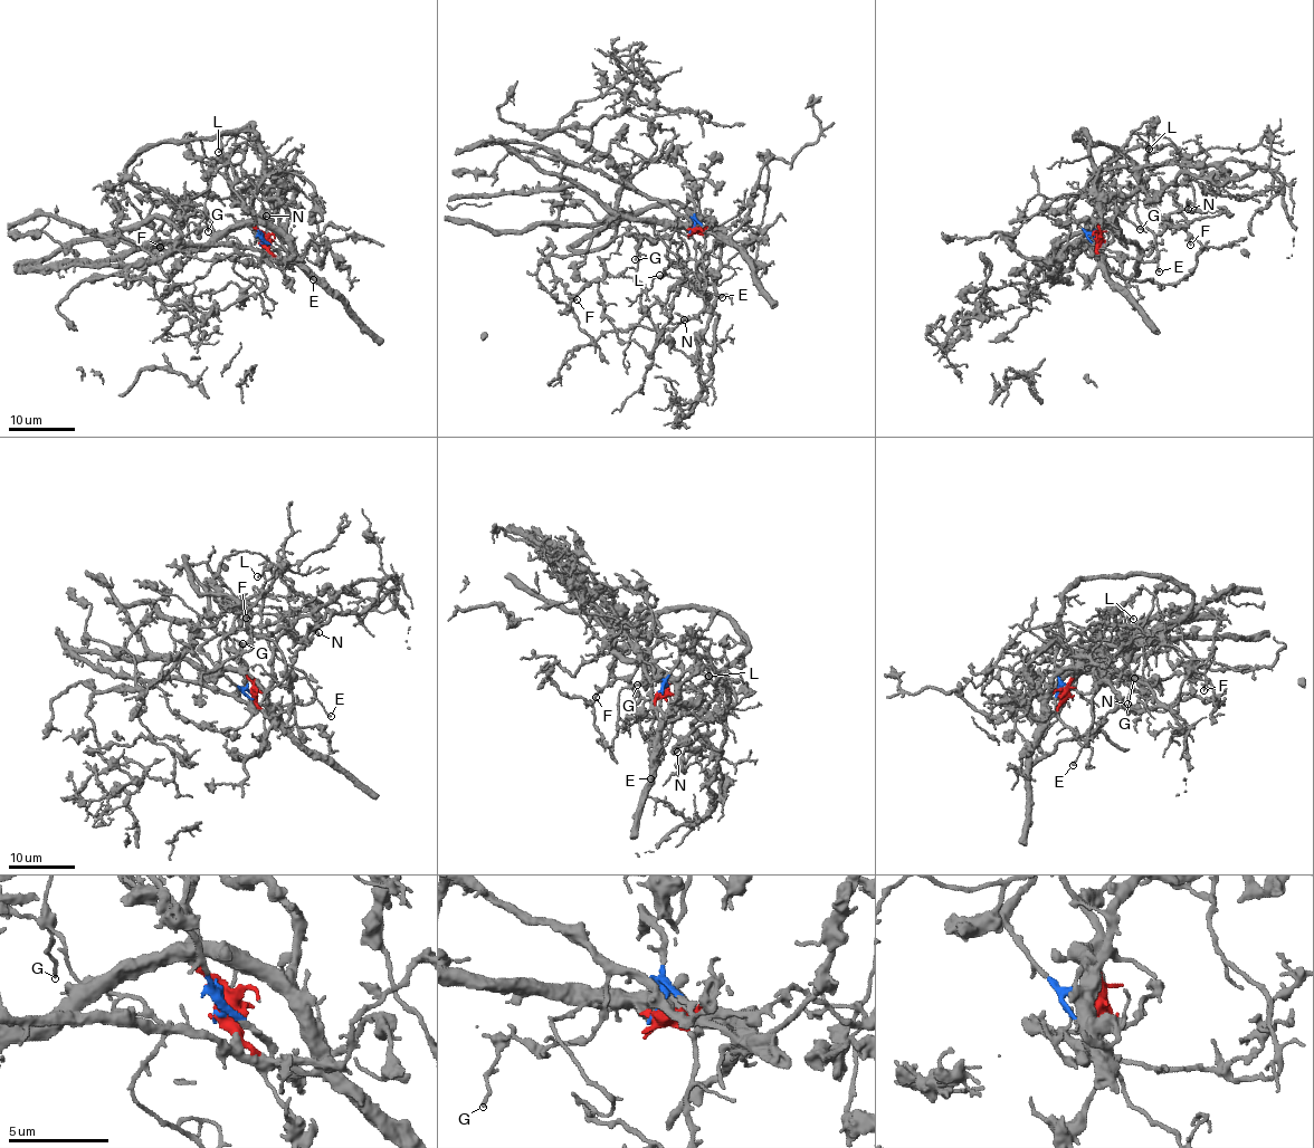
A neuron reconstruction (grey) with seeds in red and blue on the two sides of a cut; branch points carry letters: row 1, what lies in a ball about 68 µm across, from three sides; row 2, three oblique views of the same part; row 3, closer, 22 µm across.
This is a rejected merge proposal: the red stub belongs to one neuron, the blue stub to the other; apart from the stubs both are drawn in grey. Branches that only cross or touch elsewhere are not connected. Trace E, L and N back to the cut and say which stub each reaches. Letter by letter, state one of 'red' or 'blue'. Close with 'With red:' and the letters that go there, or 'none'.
E: blue
L: blue
N: blue
With red: none

